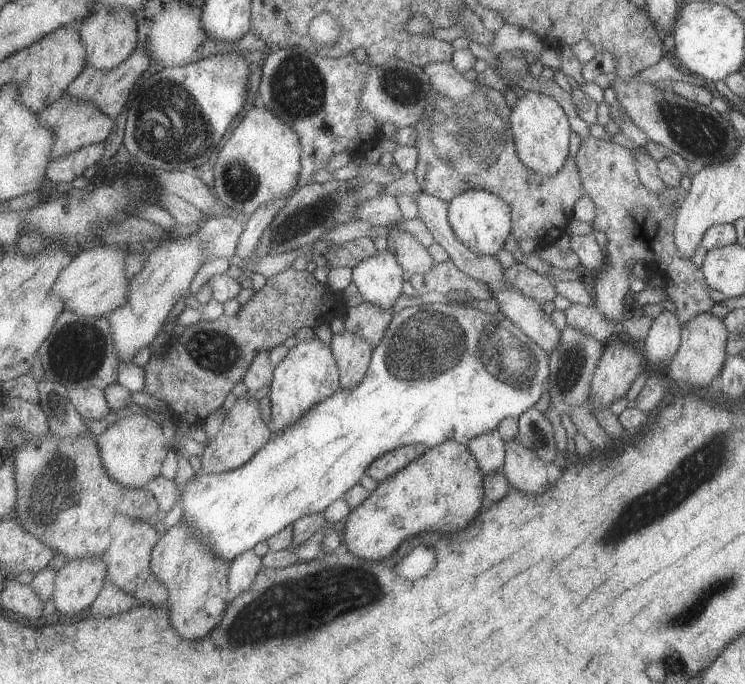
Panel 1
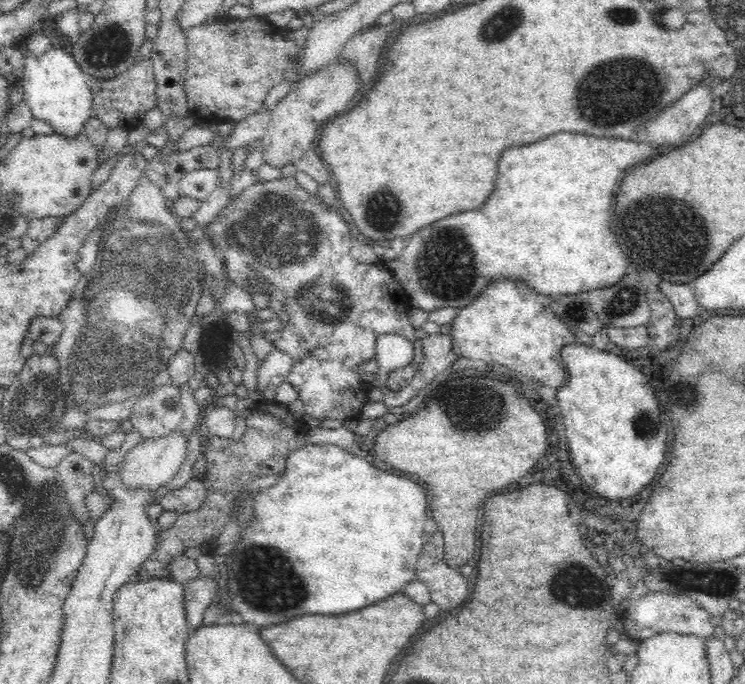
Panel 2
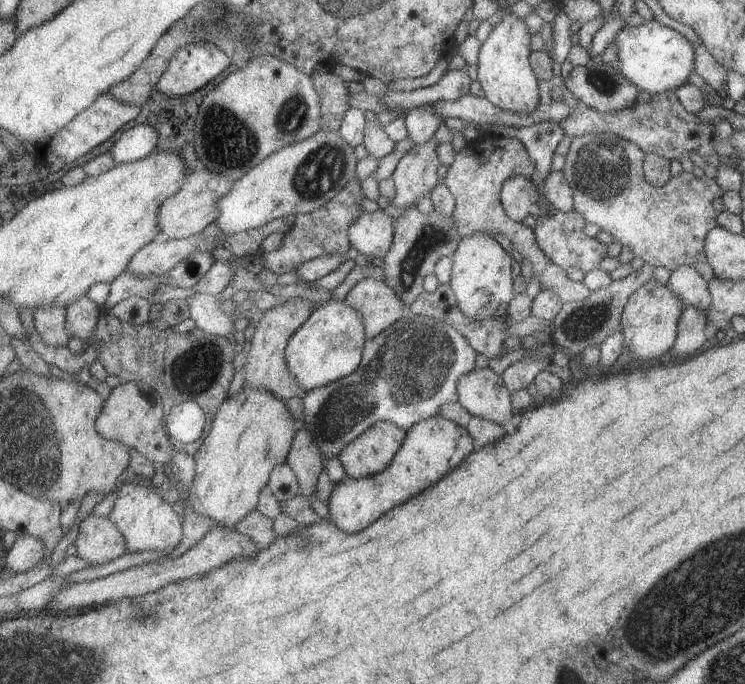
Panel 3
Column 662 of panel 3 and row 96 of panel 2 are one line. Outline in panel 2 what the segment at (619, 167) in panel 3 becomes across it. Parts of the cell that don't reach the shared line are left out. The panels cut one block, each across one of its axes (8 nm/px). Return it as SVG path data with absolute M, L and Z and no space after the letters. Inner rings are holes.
M253 15L244 20L228 17L221 21L206 21L191 26L184 31L187 43L187 73L184 80L184 95L186 95L189 114L206 124L217 124L228 121L237 123L249 114L262 110L266 96L274 86L284 82L285 69L291 66L292 58L298 54L299 46L292 36L293 30L288 27L282 34L271 32L270 26L265 25L267 32L260 31L262 20Z

